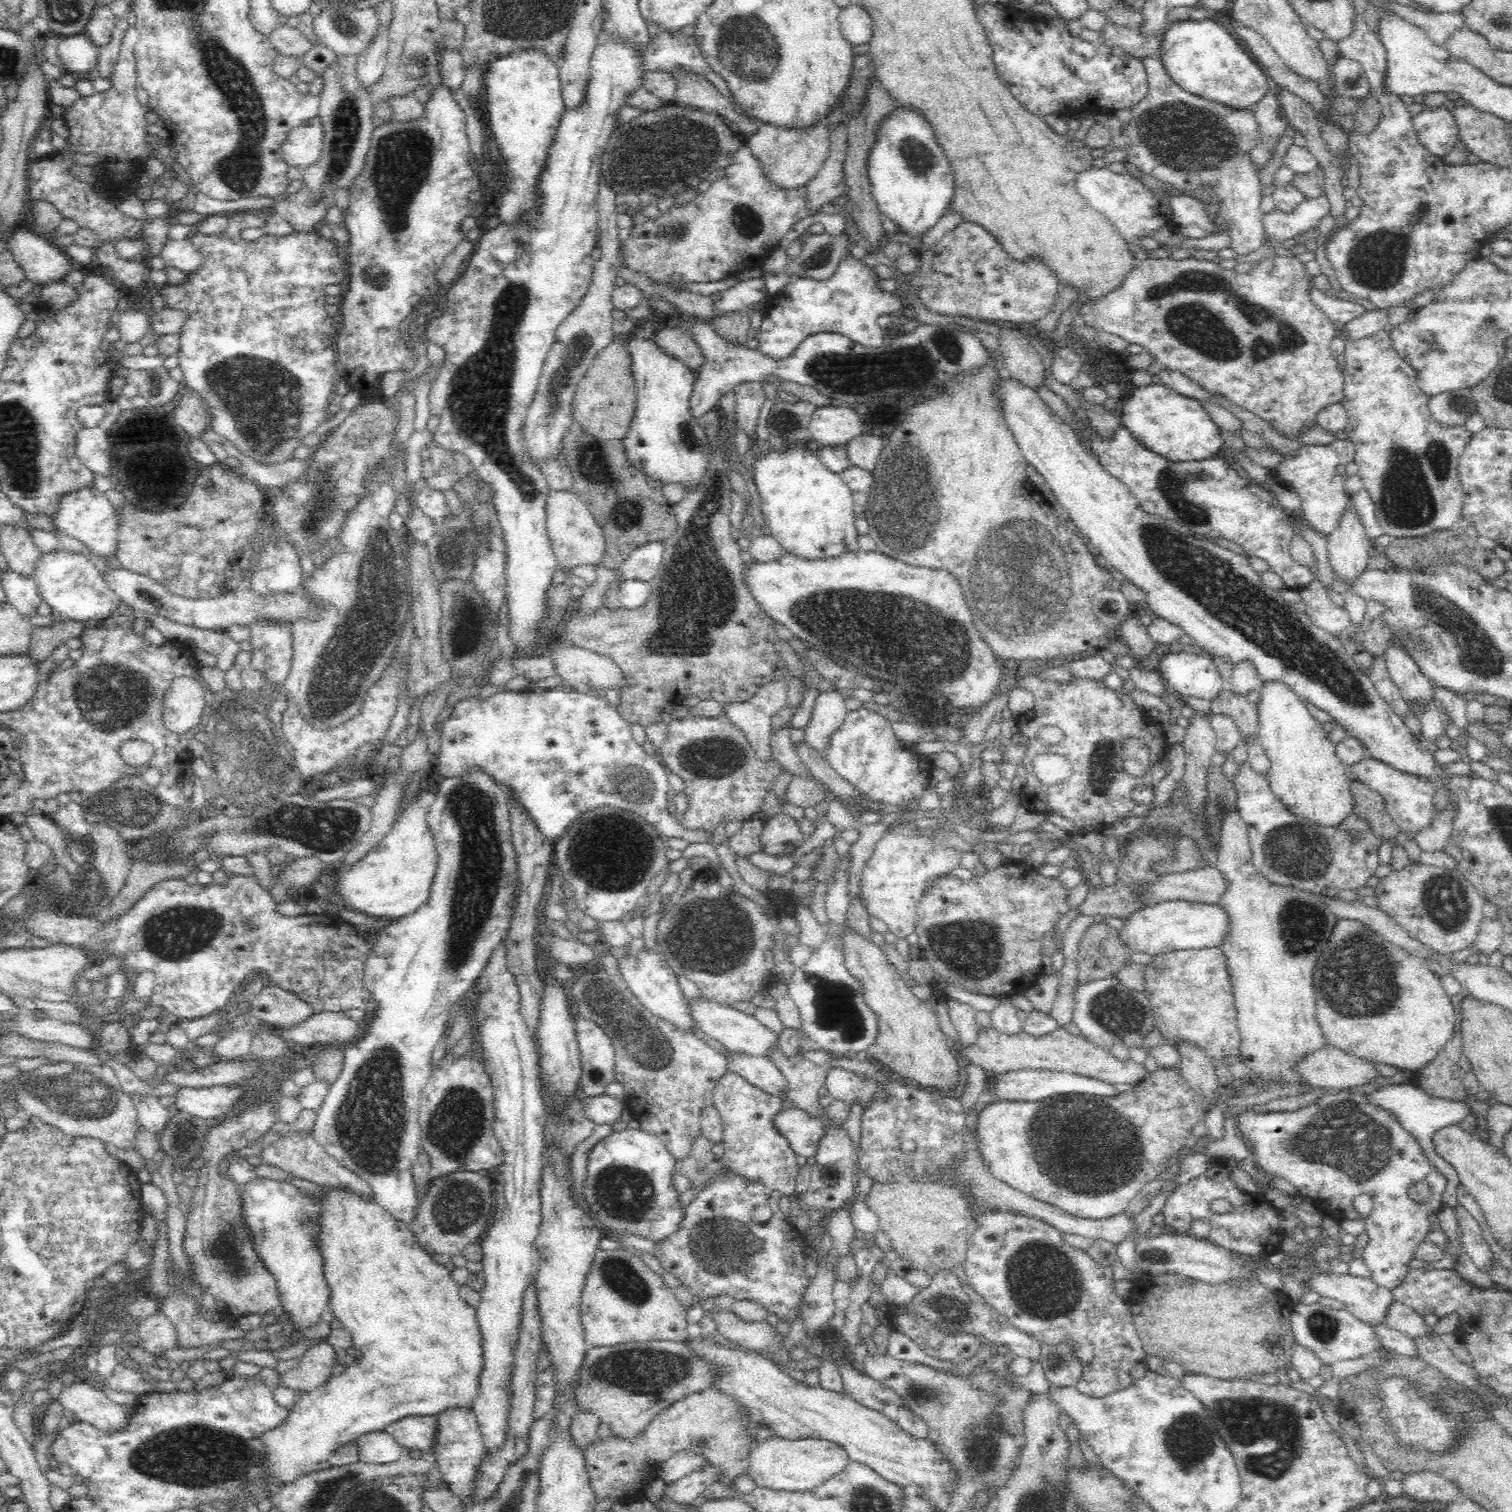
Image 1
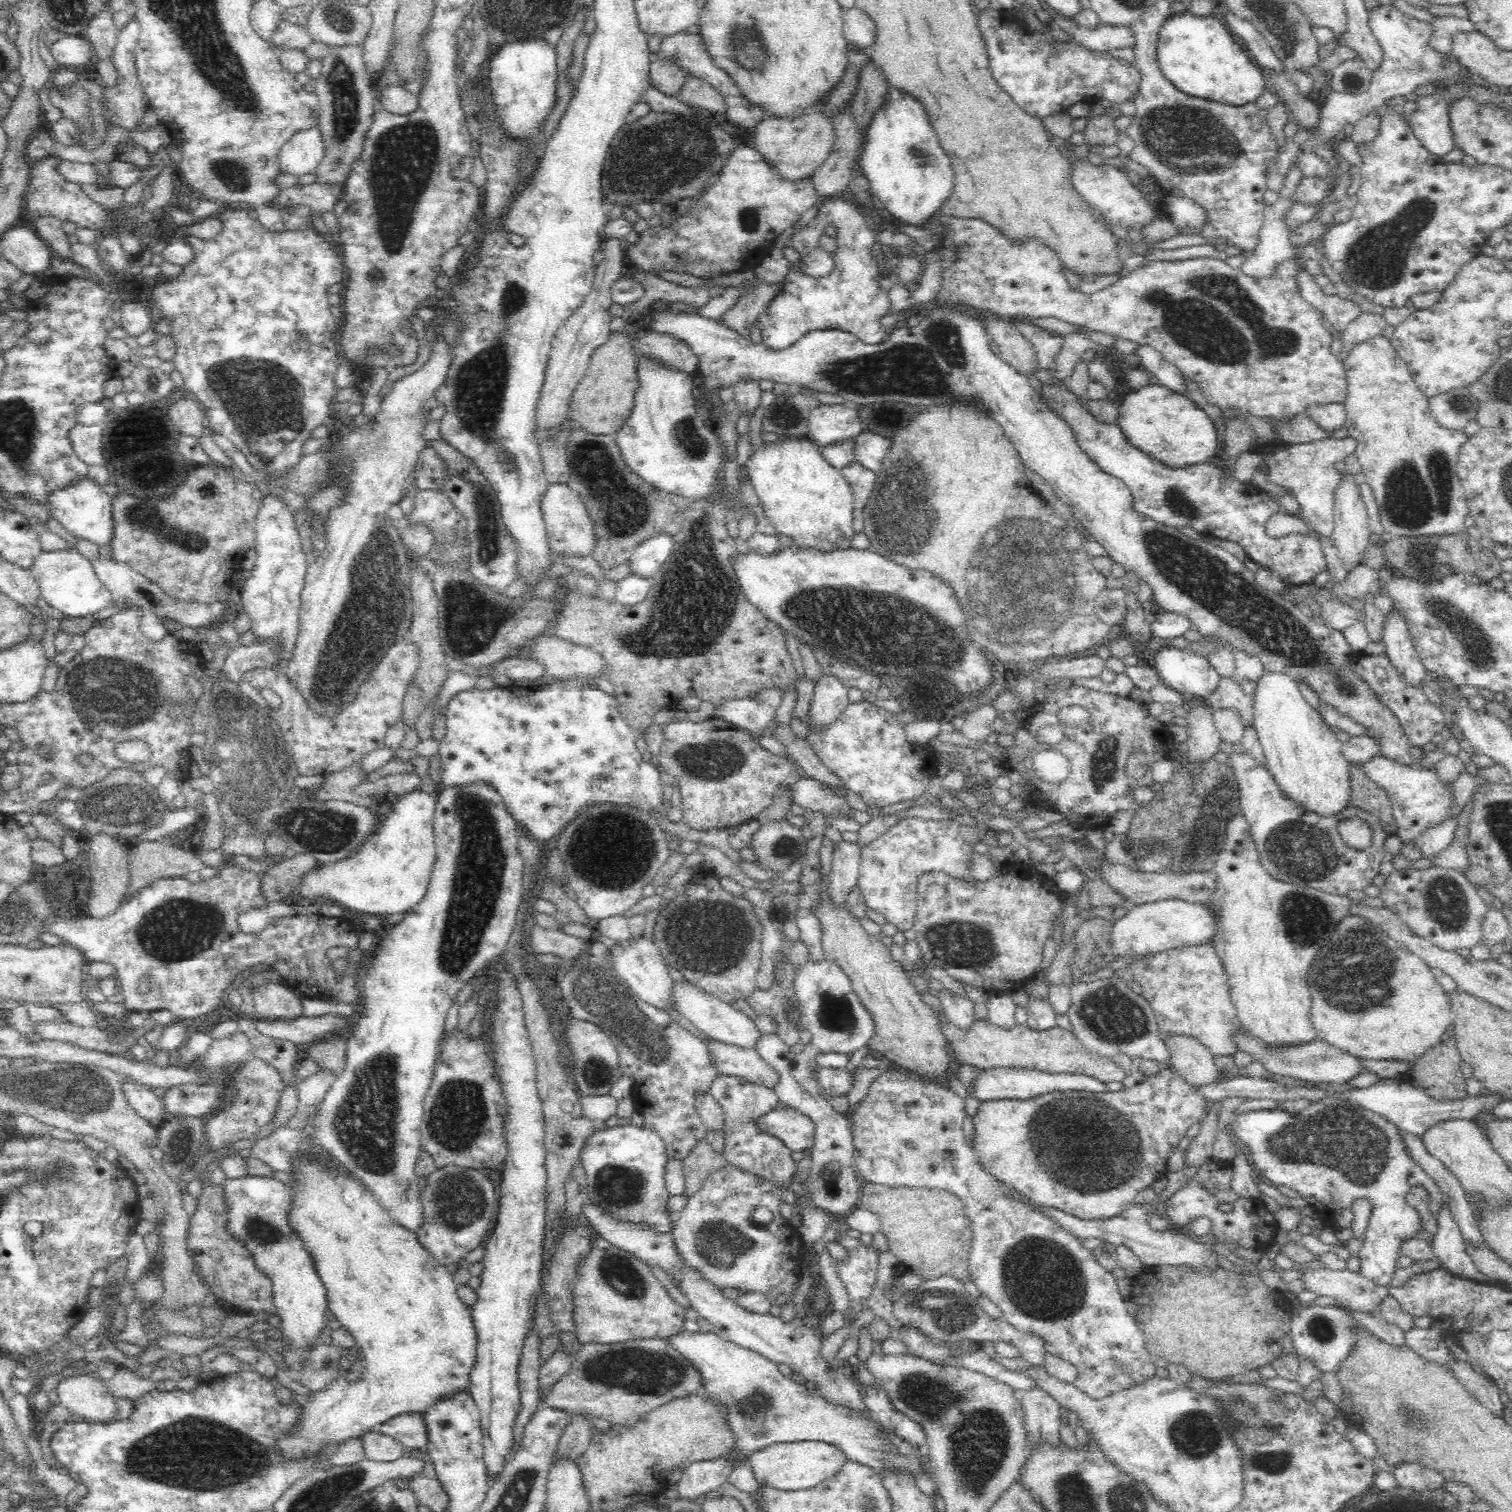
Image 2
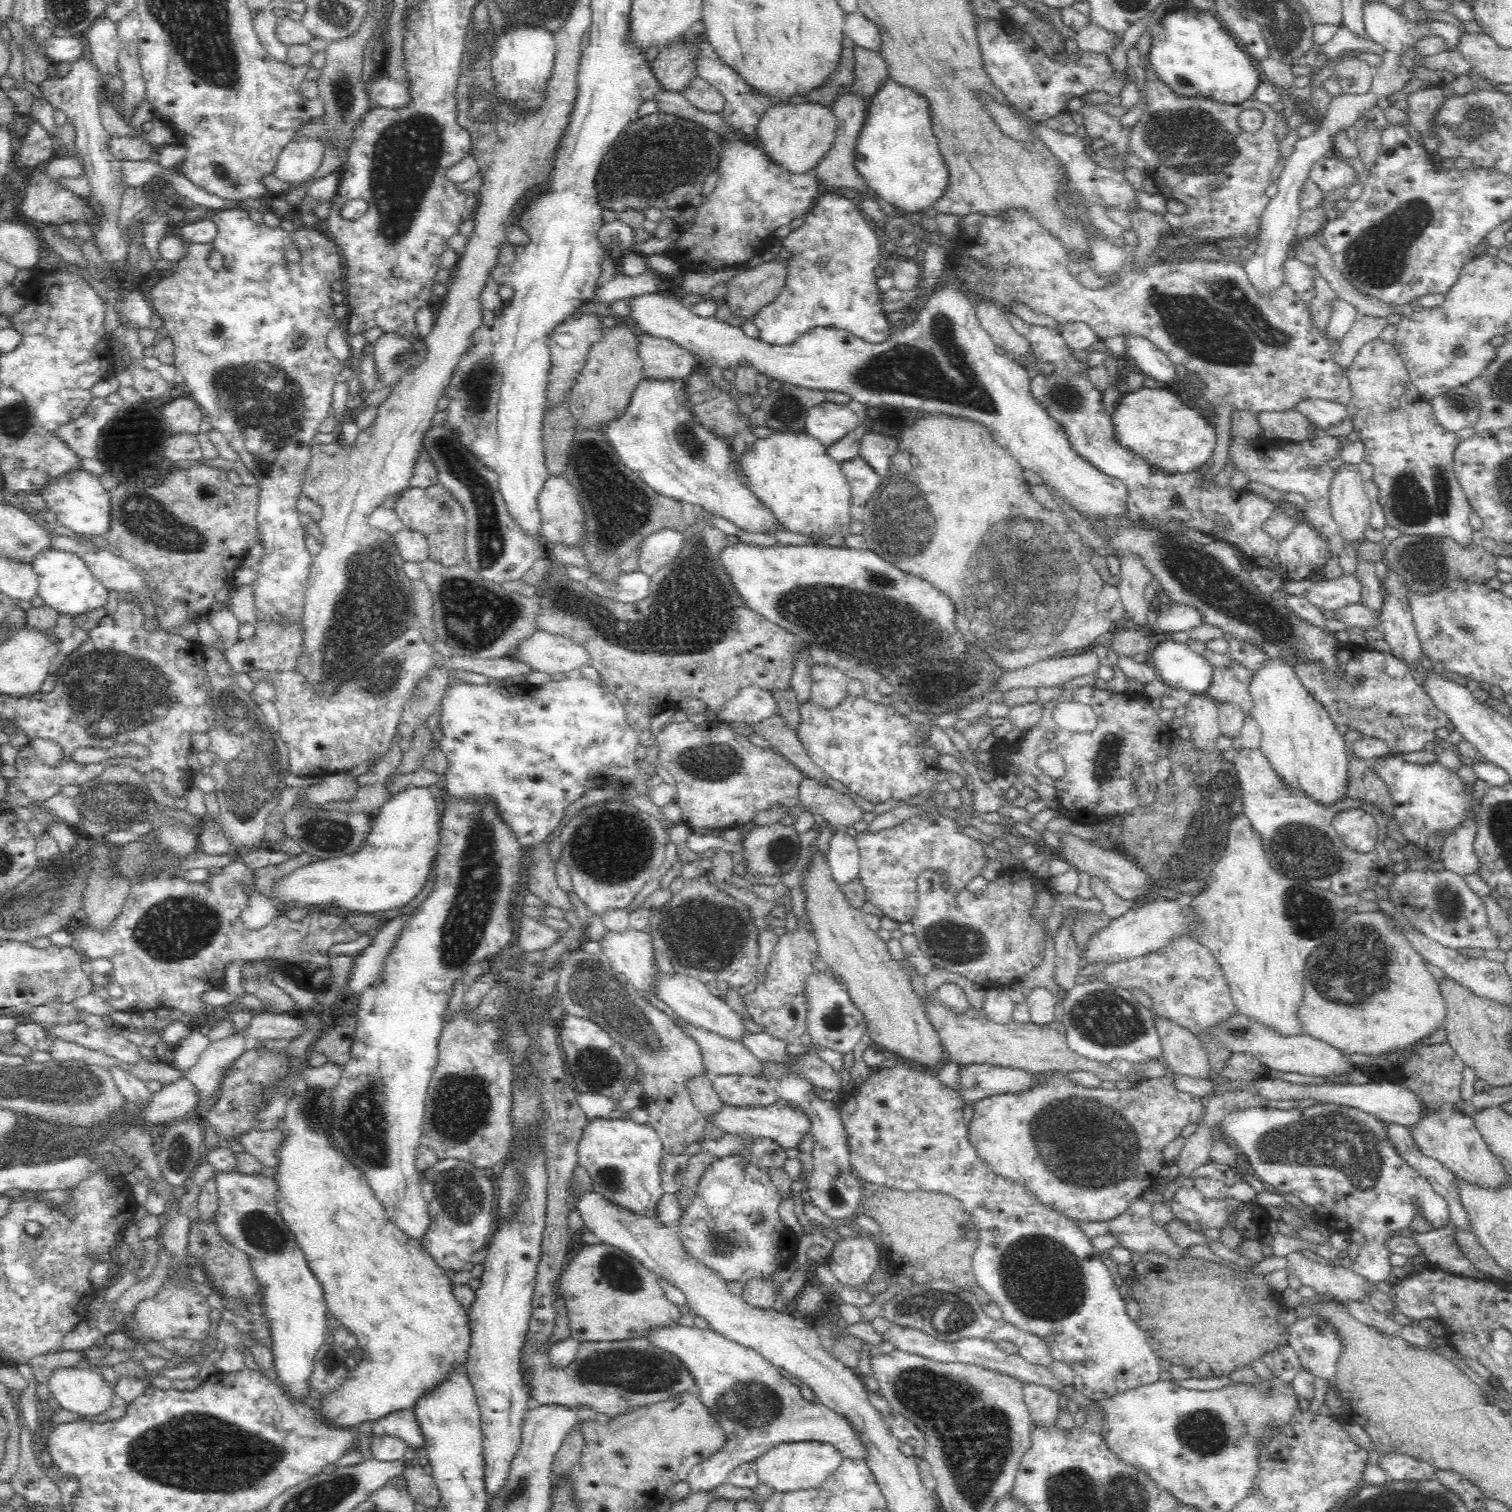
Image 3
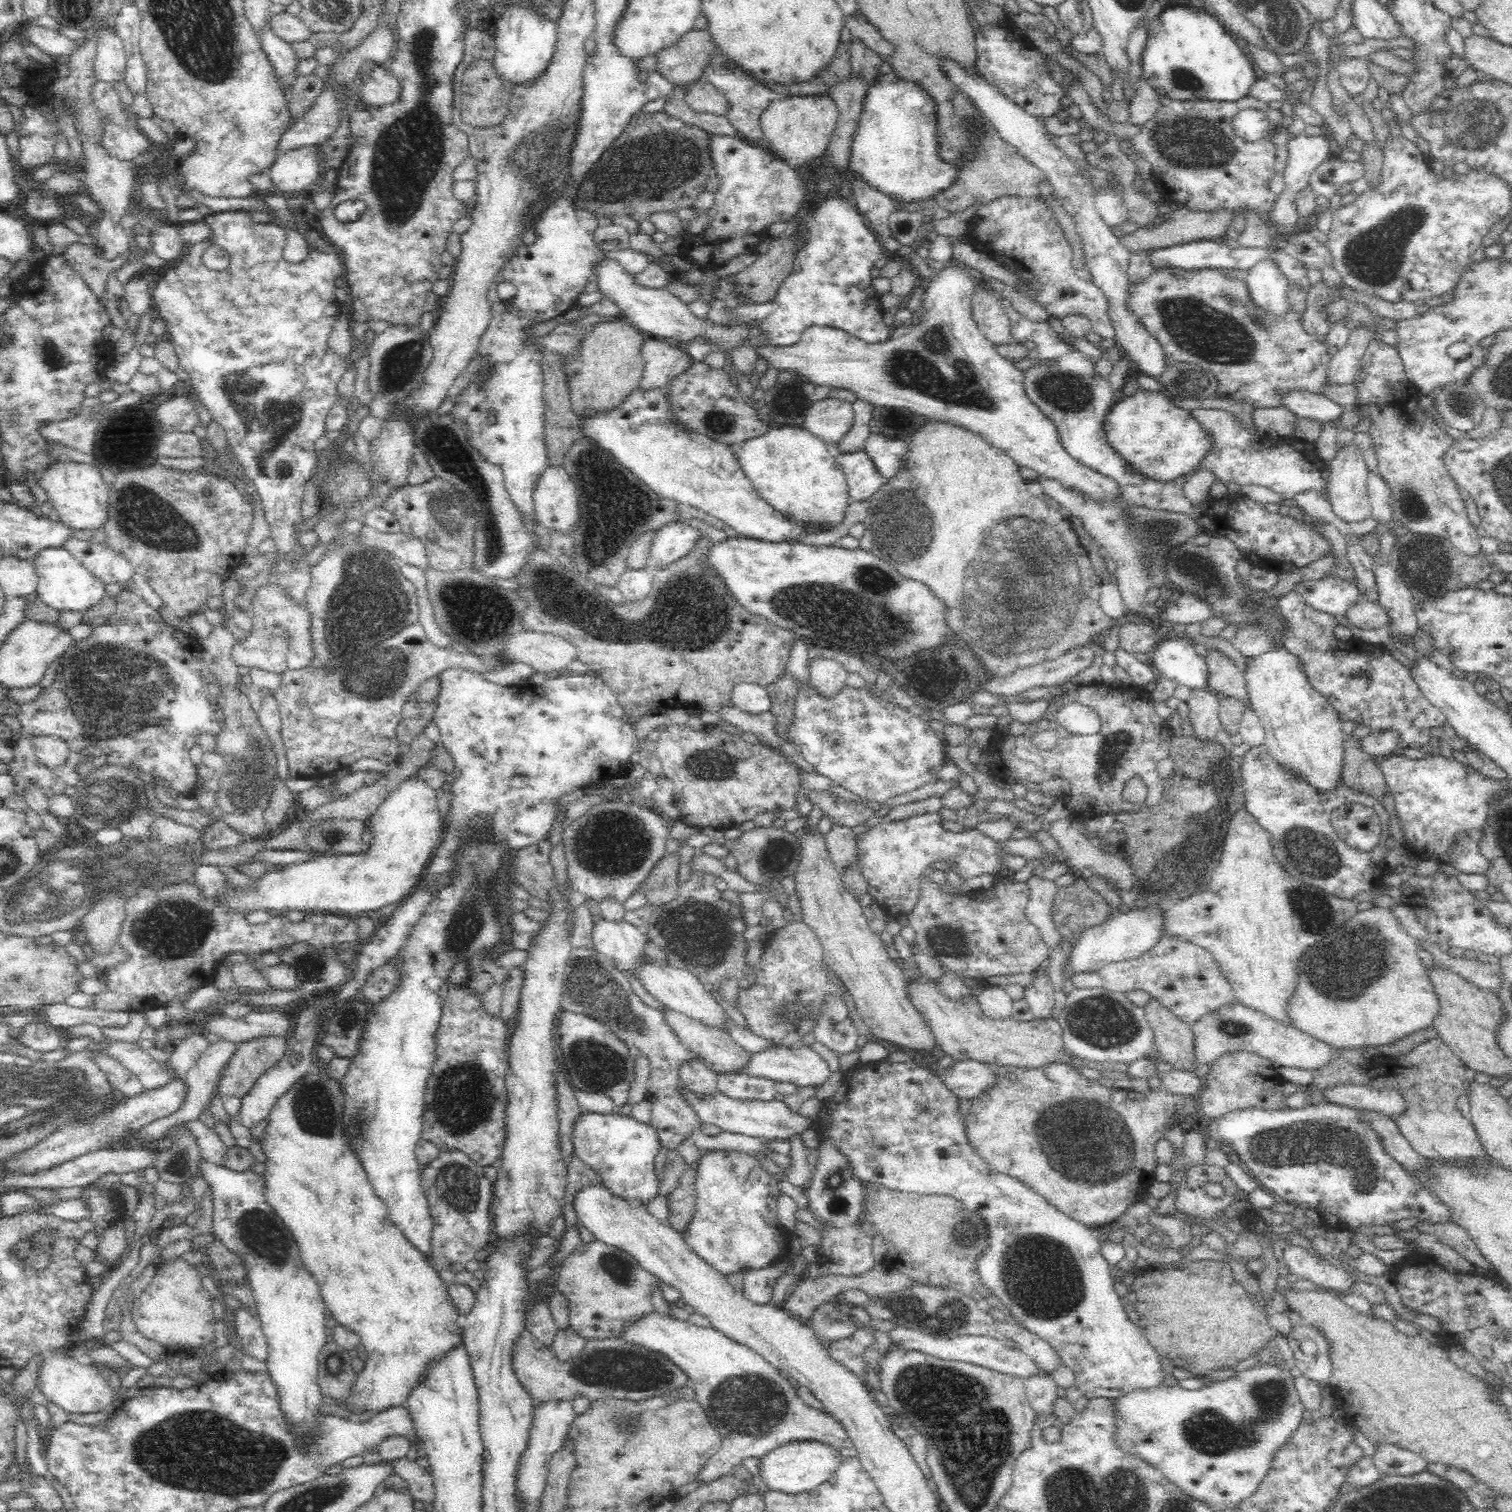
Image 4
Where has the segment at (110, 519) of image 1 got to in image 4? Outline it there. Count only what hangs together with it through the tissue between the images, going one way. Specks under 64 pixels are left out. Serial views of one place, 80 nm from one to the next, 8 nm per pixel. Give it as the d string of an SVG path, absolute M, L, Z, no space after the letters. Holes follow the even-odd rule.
M73 461L62 462L42 472L40 477L40 486L46 493L49 504L57 513L57 521L74 531L104 528L109 512L110 490L98 468Z

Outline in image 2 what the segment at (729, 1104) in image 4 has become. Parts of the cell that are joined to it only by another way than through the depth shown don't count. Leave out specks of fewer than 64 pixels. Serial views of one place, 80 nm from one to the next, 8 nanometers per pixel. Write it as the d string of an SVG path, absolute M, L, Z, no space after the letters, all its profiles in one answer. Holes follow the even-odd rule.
M778 1106L764 1116L761 1127L784 1141L791 1151L810 1152L814 1146L816 1124L798 1109Z

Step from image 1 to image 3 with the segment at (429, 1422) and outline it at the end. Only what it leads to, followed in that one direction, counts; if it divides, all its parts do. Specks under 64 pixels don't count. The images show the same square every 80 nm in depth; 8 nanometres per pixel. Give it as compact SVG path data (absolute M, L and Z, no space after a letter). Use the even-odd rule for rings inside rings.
M413 1409L392 1412L377 1420L372 1424L372 1434L398 1437L407 1447L414 1449L424 1446L424 1435Z

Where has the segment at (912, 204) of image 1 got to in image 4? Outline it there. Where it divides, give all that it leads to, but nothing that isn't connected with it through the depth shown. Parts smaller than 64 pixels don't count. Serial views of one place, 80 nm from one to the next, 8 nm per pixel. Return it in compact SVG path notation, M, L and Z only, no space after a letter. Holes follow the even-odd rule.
M886 62L880 68L880 76L870 84L865 98L862 116L858 124L857 134L854 135L851 169L878 192L892 200L904 204L916 204L933 198L946 190L954 180L955 170L939 156L937 144L935 106L930 96L917 84L900 80Z

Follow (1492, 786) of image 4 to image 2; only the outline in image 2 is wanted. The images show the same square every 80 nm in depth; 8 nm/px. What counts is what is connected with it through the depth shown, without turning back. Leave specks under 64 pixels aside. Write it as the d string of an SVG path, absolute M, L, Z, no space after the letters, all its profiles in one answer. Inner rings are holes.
M1380 754L1363 762L1360 767L1367 779L1387 794L1398 827L1397 836L1402 843L1416 842L1418 836L1430 828L1430 825L1436 824L1447 815L1447 808L1451 803L1451 791L1437 779L1432 768L1403 767Z

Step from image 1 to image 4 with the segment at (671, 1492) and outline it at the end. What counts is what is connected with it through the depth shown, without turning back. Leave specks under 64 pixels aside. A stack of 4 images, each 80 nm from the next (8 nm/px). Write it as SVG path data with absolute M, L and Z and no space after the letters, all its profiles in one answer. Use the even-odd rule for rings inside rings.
M649 1315L642 1317L636 1325L633 1325L623 1335L622 1340L640 1344L655 1352L662 1352L679 1368L684 1369L691 1381L690 1387L695 1391L698 1403L702 1405L710 1422L722 1435L722 1444L719 1450L696 1473L695 1480L700 1484L713 1483L714 1480L730 1474L735 1467L742 1465L744 1460L748 1460L748 1458L762 1459L768 1452L778 1448L777 1446L789 1442L818 1440L836 1448L843 1458L859 1456L858 1448L846 1433L846 1428L832 1413L811 1408L803 1403L797 1390L792 1388L790 1382L778 1373L778 1369L771 1366L762 1356L750 1348L736 1343L734 1340L729 1340L714 1328L695 1326L690 1321L682 1322L676 1318Z

